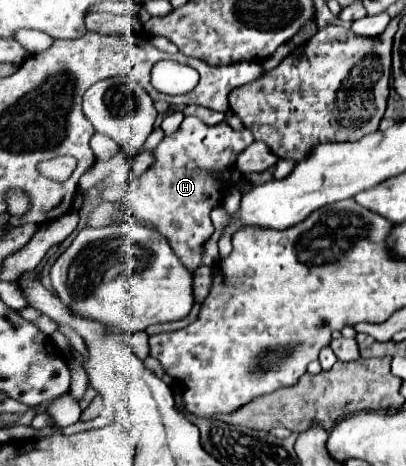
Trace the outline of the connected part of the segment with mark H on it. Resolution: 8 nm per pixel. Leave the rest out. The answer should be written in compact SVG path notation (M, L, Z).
M184 118L180 130L172 136L164 136L156 146L156 164L128 188L124 202L130 206L136 220L154 224L154 228L170 240L176 256L192 272L202 264L204 242L214 234L210 210L220 206L230 190L224 182L214 180L212 174L232 168L240 150L252 142L252 130L248 128L232 130L226 122L206 126L198 118Z

